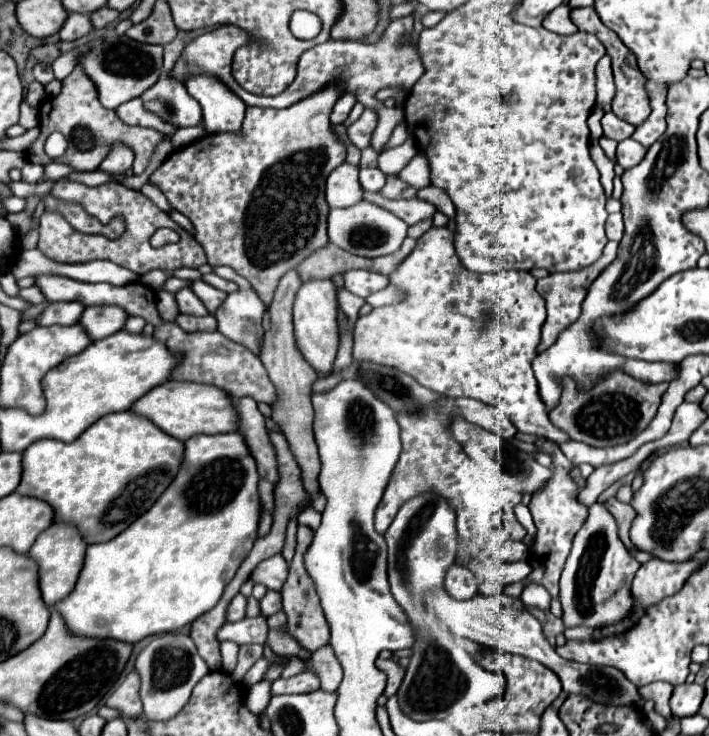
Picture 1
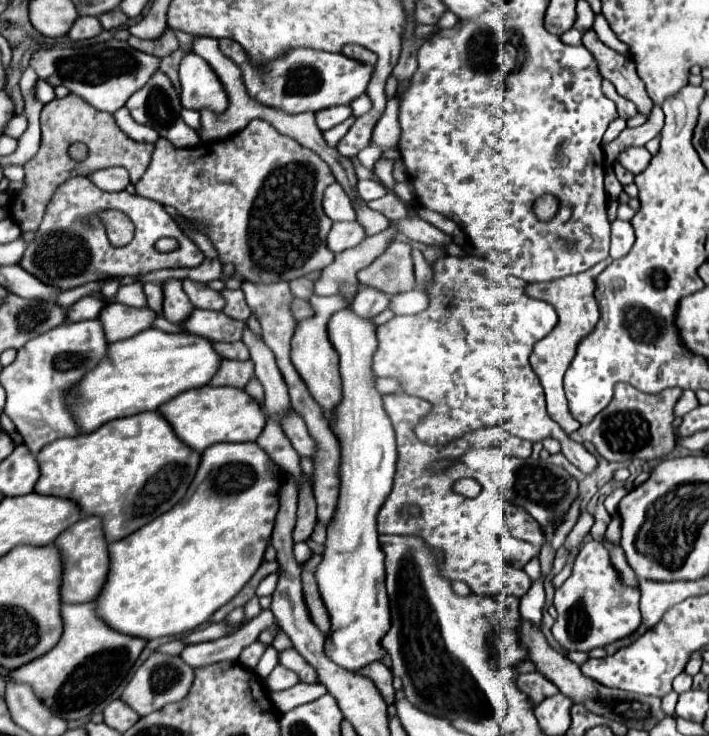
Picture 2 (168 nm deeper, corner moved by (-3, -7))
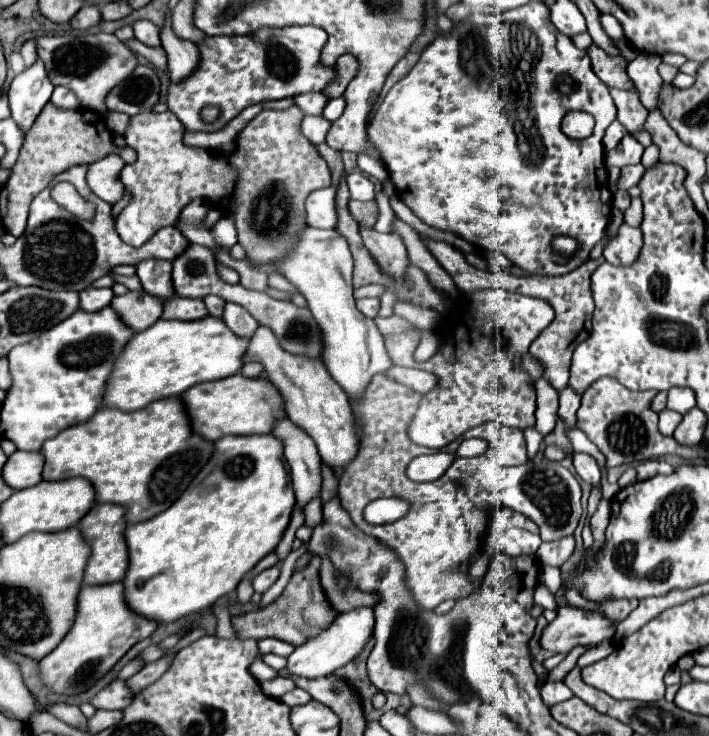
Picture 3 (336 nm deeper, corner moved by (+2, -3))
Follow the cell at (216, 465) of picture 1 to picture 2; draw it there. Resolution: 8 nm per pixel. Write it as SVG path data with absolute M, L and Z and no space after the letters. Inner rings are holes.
M256 442L212 444L210 448L206 448L202 452L198 472L196 472L186 496L176 506L172 506L168 512L160 514L156 520L152 520L150 524L140 528L140 532L134 532L132 536L126 536L124 540L118 540L116 544L108 546L108 554L110 554L110 568L108 570L110 572L106 576L106 582L100 590L100 594L94 600L96 616L100 620L104 620L104 624L114 628L116 632L144 638L144 640L154 640L154 638L162 638L162 636L180 636L180 634L192 632L194 628L204 624L218 608L222 608L226 602L230 602L242 590L242 586L252 578L252 574L258 570L258 566L264 558L264 550L268 546L270 534L272 534L272 524L274 524L276 512L278 512L278 496L276 496L278 488L280 488L280 482L278 482L278 474L276 474L276 464L268 458L268 454Z

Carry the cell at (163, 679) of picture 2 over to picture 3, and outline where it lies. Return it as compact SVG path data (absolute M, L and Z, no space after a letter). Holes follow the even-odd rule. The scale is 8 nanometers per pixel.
M123 680L111 682L107 688L103 688L99 694L95 694L89 702L97 710L123 710L127 704L131 704L131 692L127 690Z

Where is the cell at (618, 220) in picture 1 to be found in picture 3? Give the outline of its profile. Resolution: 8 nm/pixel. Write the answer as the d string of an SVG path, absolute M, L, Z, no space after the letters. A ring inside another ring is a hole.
M623 224L619 228L619 234L605 248L603 256L605 256L605 260L609 264L631 266L631 264L637 262L639 252L641 252L641 246L643 246L643 234L641 234L641 230Z

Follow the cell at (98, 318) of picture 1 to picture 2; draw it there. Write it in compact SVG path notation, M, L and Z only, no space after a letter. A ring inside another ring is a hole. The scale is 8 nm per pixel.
M106 304L98 316L108 342L132 338L134 334L152 326L156 312L150 308L128 308L122 304Z

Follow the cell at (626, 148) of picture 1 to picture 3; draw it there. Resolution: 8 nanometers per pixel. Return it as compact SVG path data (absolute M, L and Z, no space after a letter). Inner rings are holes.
M625 134L623 140L617 144L617 148L605 154L605 164L623 168L629 164L639 164L641 156L643 156L643 146L631 134Z

